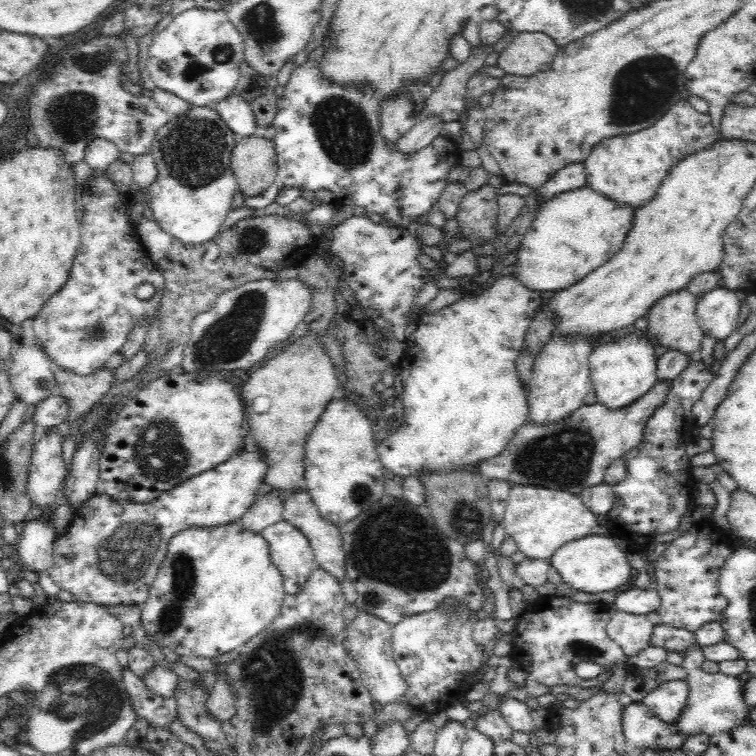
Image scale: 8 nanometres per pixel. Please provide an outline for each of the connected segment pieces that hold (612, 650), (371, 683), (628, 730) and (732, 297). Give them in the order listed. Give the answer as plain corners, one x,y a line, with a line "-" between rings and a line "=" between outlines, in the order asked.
555,597
539,598
536,602
519,614
512,632
512,648
510,658
519,664
530,679
554,688
560,684
590,688
606,681
604,671
594,680
582,680
576,676
574,668
580,662
597,662
604,666
619,663
624,667
628,657
620,645
609,638
605,626
609,621
608,605
599,602
575,602
568,598
=
358,610
355,619
346,627
346,633
348,652
356,661
357,669
362,675
364,686
370,691
372,700
378,700
382,705
402,700
406,683
393,656
392,626
373,614
=
632,701
623,707
621,725
625,740
632,742
636,748
676,749
688,736
676,734
664,723
644,701
=
722,285
699,296
695,313
704,335
715,336
716,340
728,338
735,330
740,305
736,293

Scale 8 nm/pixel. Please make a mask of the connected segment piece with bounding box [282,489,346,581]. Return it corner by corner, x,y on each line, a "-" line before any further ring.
296,490
288,498
283,500
284,511
282,519
292,523
292,525
300,529
300,532
304,533
304,536
308,537
313,548
316,566
330,572
333,576
336,576
337,580
343,580
344,576
346,576
346,553
343,549
342,535
340,534
338,525
330,520
324,519
319,514
318,508
307,490

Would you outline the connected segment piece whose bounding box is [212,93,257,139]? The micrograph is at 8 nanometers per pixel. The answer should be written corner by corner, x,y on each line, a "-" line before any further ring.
237,93
226,96
224,100
214,104
212,107
218,111
222,120
237,134
237,138
252,135
256,126
256,115
252,109
251,100

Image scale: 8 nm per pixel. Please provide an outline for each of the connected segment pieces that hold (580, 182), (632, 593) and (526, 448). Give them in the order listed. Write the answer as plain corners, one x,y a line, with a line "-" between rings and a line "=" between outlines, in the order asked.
585,161
567,164
557,170
539,189
538,201
548,200
561,192
568,192
575,188
587,186
=
654,586
646,590
634,587
618,593
613,602
620,612
645,615
659,607
660,597
=
658,379
648,392
628,406
608,408
602,403
586,403
551,423
529,420
501,454
472,466
487,480
506,480
512,485
531,484
578,495
585,488
604,483
606,470
640,444
648,420
664,404
670,390
672,379

